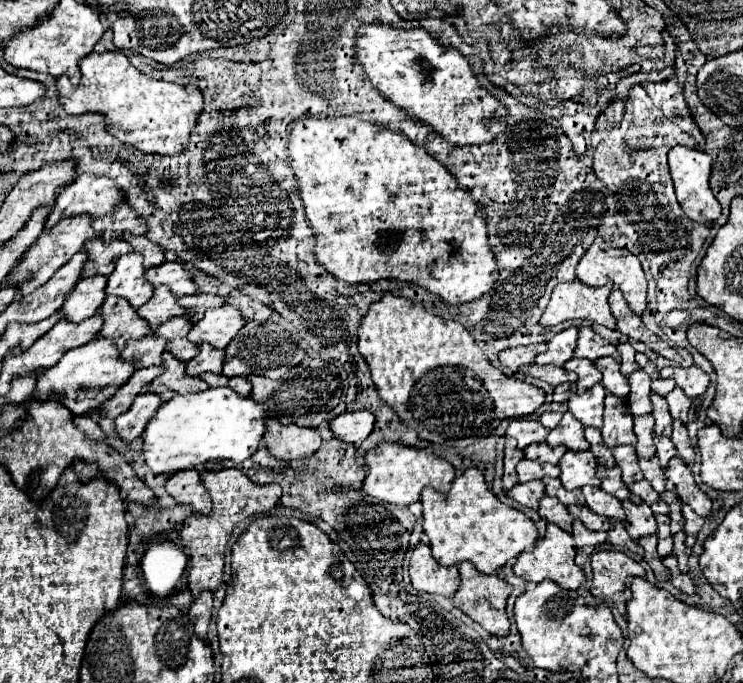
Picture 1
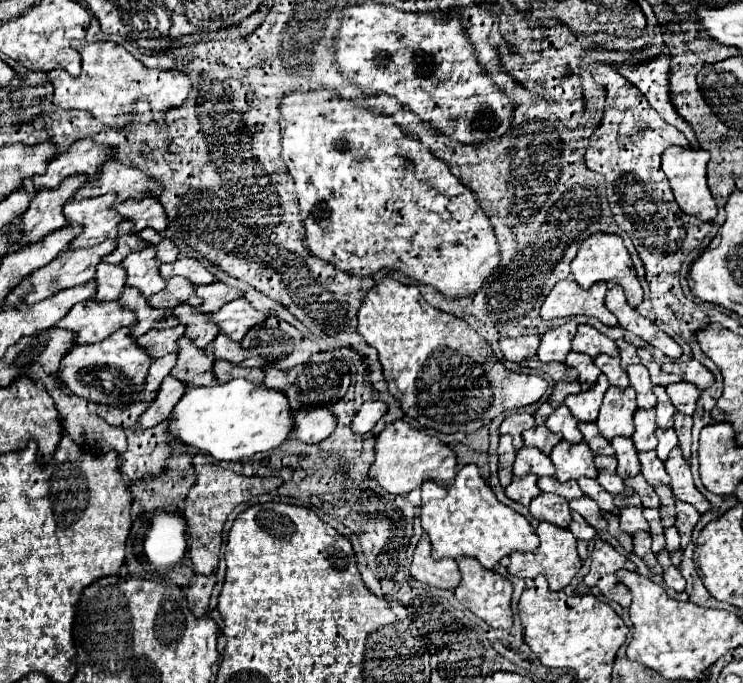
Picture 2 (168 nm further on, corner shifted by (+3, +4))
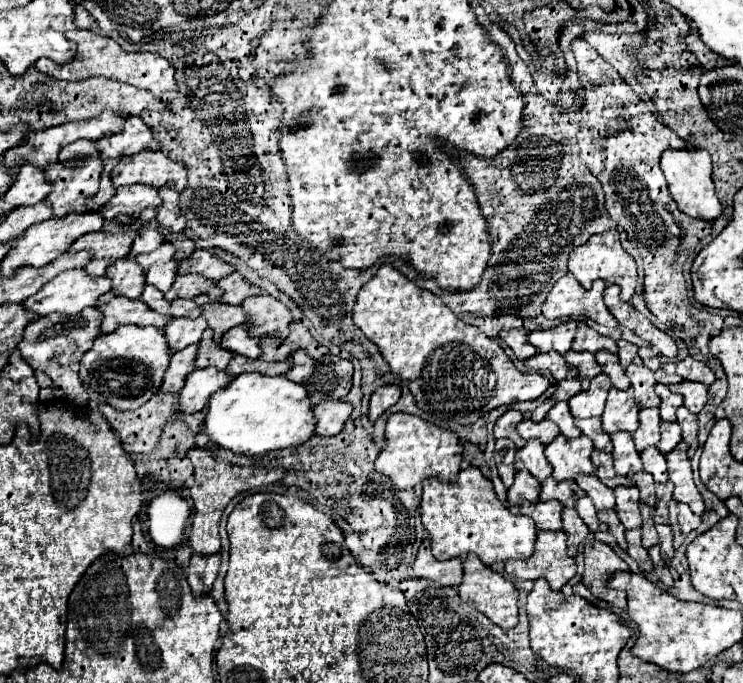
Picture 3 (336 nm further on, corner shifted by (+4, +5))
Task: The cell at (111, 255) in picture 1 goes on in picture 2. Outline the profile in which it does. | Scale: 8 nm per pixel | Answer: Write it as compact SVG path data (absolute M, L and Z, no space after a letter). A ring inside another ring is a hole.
M123 221L119 225L119 235L117 235L117 249L111 251L111 255L107 255L107 259L103 259L105 263L115 263L119 265L129 253L133 251L139 251L147 247L147 243L143 243L141 239L135 237L135 233L131 233L131 225L127 221Z

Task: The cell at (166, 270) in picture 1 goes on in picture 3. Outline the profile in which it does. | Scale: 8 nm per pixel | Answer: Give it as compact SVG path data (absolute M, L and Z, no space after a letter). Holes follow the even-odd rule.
M196 250L190 258L180 262L178 274L188 274L188 272L196 272L202 274L204 278L210 278L214 282L218 282L220 278L224 278L226 274L236 271L236 266L224 262L222 258L218 258L216 254L208 252L208 250Z

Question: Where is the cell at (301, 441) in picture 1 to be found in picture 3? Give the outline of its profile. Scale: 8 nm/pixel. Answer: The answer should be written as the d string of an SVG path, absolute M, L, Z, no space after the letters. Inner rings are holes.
M326 400L314 408L314 414L318 418L316 434L318 436L334 436L344 430L344 424L352 414L352 404L344 402L344 400L332 400L332 402Z

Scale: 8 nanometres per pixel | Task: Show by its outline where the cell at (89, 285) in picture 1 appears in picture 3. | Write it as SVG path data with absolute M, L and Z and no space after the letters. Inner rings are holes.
M122 258L122 260L114 262L106 274L112 280L112 292L118 296L140 298L140 294L146 286L144 270L138 266L138 262L134 258Z

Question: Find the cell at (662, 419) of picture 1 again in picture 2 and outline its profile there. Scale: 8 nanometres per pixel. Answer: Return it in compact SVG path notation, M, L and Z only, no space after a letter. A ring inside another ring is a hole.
M653 387L653 393L657 395L657 425L667 429L673 427L673 415L675 415L675 407L671 403L671 399L665 393L665 387Z

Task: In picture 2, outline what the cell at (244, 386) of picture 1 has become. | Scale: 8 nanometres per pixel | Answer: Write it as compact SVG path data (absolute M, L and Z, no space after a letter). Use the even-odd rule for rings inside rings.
M235 365L235 369L233 371L237 371L235 373L235 377L233 379L247 379L247 381L253 381L253 383L261 383L263 381L263 371L261 369L245 369L245 367L239 367L239 365Z

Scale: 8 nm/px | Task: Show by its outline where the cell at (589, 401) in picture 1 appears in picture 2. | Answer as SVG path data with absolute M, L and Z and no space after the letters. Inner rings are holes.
M599 375L597 383L591 389L587 389L583 393L577 393L577 395L567 395L565 405L569 407L569 411L579 421L595 421L597 419L597 413L599 413L601 399L603 399L607 387L609 387L607 377L605 375Z

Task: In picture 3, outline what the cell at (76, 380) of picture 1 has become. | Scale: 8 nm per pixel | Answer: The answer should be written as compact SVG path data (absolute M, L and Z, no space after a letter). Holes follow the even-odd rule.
M122 326L112 334L102 334L96 338L92 350L82 356L80 380L84 386L92 384L92 390L96 390L112 408L134 410L158 392L168 364L170 346L160 328Z

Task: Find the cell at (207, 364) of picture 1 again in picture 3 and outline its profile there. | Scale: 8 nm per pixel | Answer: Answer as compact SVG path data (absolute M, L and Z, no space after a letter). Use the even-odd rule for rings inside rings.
M242 324L242 326L234 326L230 328L224 338L222 338L222 346L232 350L234 354L242 354L242 356L248 356L252 360L256 360L260 356L260 338L254 338L250 336L250 326Z

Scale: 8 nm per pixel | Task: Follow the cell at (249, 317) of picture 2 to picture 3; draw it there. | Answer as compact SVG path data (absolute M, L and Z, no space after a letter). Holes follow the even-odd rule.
M250 296L242 302L242 308L248 312L250 334L254 336L282 336L290 334L292 314L290 310L272 296Z

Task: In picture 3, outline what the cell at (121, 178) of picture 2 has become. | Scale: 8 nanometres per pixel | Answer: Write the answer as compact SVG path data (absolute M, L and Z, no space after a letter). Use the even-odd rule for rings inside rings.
M144 150L120 160L114 174L114 184L116 188L126 184L148 184L156 188L174 184L174 190L182 192L186 188L186 178L188 172L182 162L170 160L160 150Z

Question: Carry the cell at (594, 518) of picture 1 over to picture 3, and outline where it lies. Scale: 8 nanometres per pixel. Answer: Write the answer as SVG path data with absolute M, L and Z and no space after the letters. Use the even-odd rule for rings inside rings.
M584 496L584 498L580 498L576 502L576 512L578 512L578 516L586 522L586 526L592 532L596 532L596 530L608 530L608 524L604 524L604 522L598 520L596 508L594 508L594 504L592 504L592 500L588 496Z

